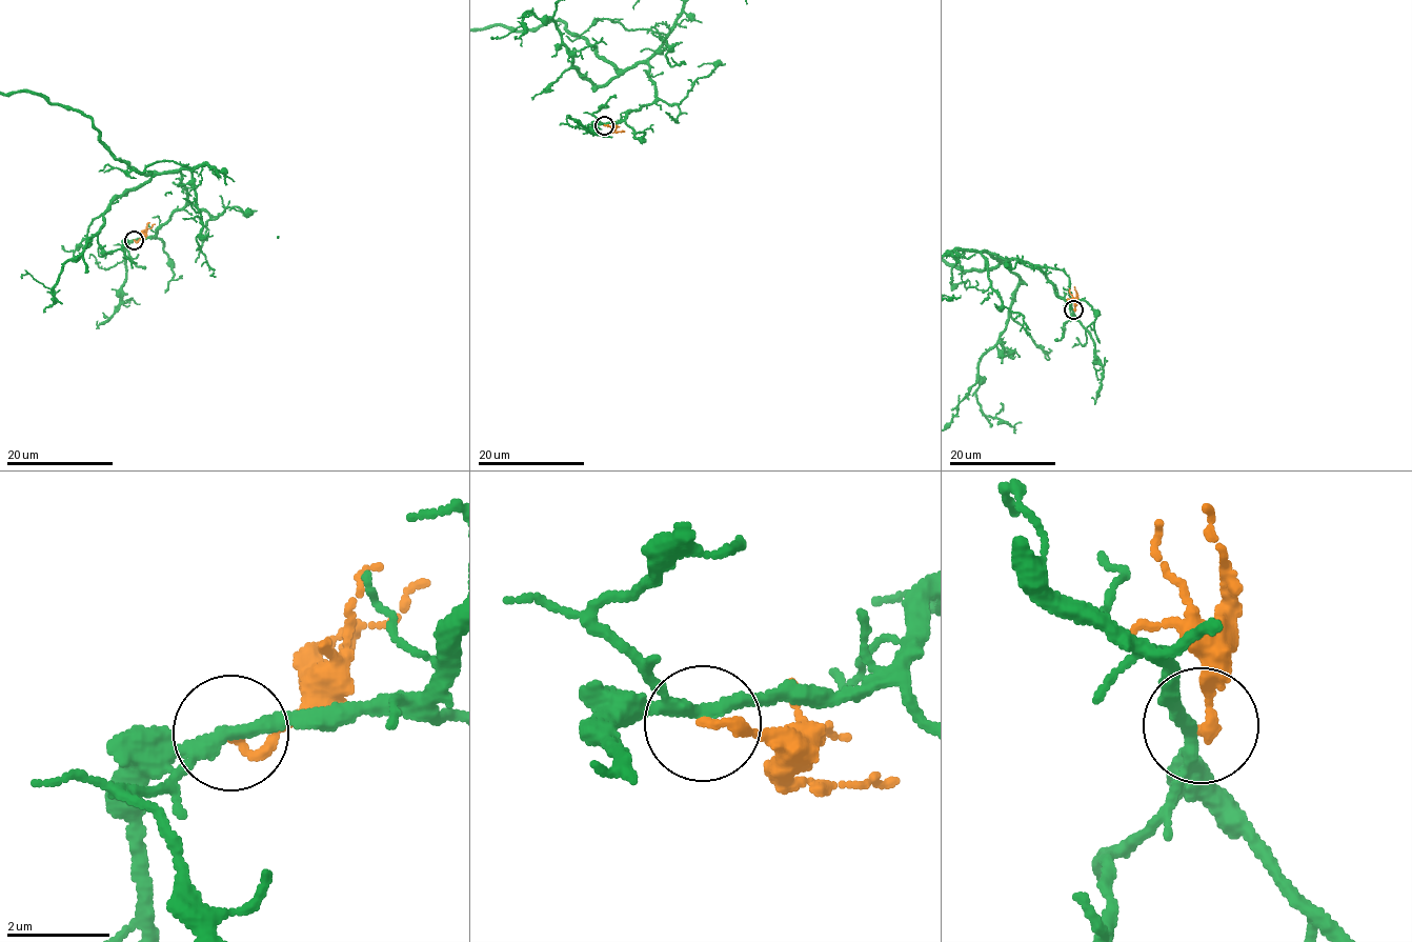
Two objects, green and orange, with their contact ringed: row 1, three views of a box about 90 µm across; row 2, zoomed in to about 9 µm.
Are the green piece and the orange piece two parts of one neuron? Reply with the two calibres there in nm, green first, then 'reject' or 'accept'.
280/180 nm | reject

